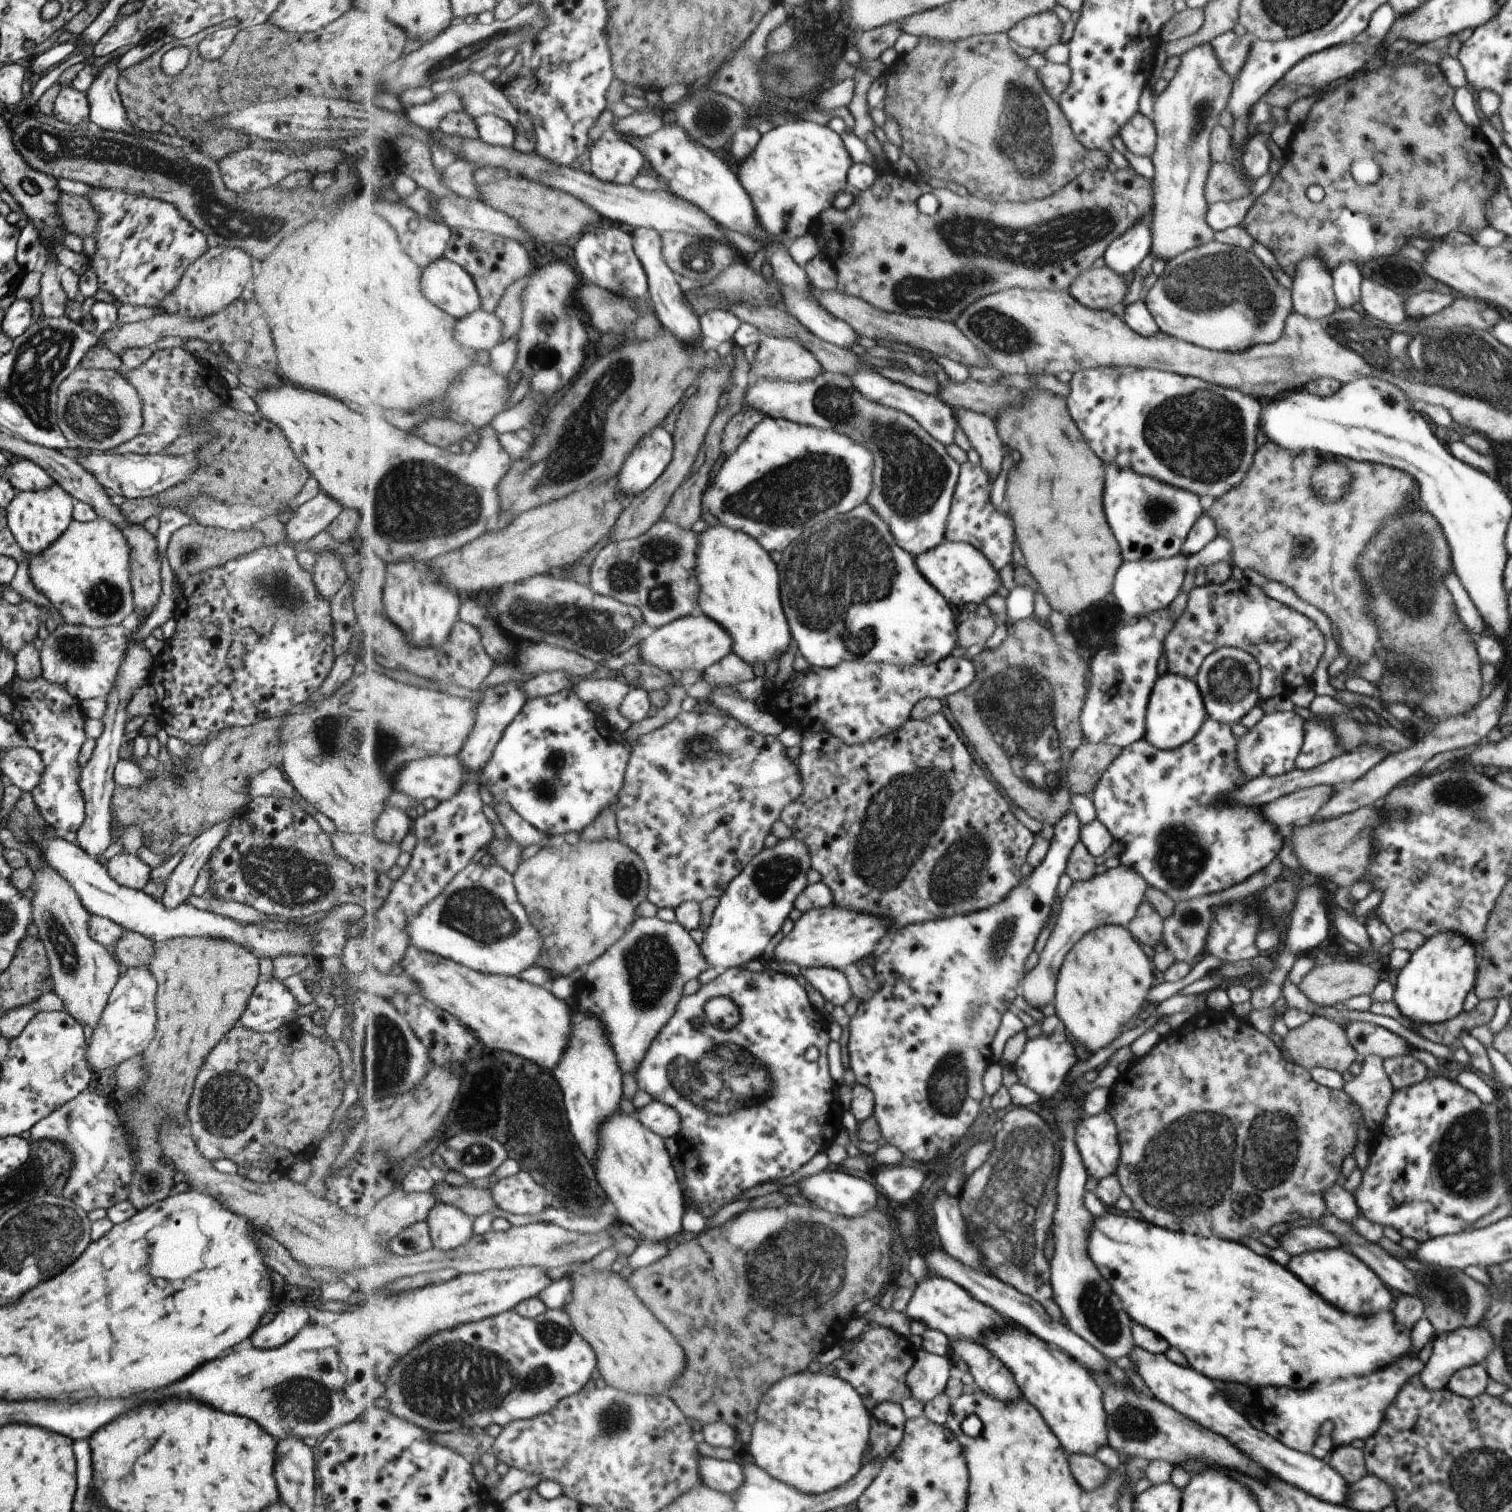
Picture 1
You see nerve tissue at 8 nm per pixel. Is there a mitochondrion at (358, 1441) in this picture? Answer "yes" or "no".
no

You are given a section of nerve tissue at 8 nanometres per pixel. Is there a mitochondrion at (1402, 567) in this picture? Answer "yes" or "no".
yes

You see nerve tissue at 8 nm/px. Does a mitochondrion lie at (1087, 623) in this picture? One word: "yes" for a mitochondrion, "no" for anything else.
yes

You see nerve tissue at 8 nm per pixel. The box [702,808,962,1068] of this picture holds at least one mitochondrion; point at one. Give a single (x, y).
(772, 877)

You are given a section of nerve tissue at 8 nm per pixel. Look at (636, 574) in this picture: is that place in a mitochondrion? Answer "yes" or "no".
yes

